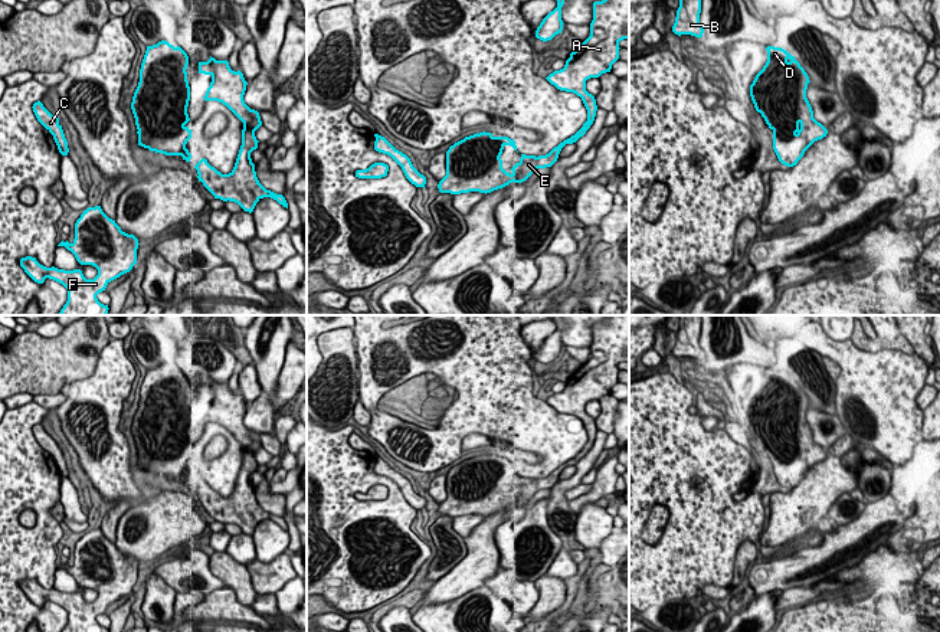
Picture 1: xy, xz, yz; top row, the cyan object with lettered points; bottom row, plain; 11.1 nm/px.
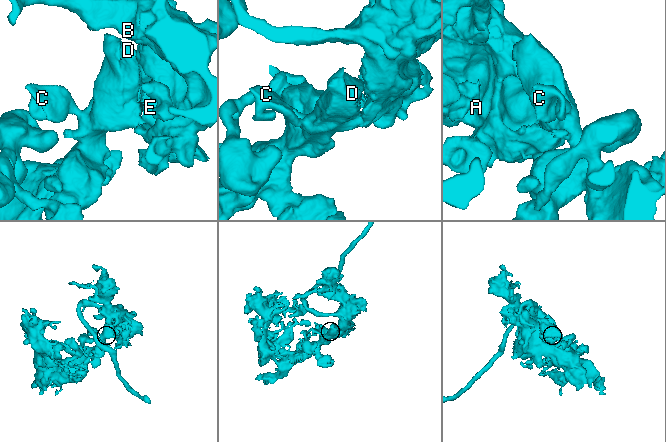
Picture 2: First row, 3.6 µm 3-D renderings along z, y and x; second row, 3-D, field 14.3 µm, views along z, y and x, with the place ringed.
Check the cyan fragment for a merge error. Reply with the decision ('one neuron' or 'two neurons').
one neuron

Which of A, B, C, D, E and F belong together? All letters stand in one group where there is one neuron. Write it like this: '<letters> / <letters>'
A B C D E F

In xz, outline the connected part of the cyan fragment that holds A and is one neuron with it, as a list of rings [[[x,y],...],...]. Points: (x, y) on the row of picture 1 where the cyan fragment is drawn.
[[[629,0],[595,1],[590,36],[570,53],[563,69],[546,78],[557,89],[582,98],[587,109],[587,121],[583,127],[546,155],[521,154],[511,174],[502,168],[500,157],[505,145],[517,151],[514,140],[494,137],[485,131],[465,137],[446,151],[446,176],[438,184],[439,191],[487,194],[512,181],[525,181],[537,168],[551,167],[561,148],[576,143],[593,124],[597,105],[595,96],[586,91],[586,81],[610,72],[612,65],[619,59],[619,42],[623,39],[629,39]]]

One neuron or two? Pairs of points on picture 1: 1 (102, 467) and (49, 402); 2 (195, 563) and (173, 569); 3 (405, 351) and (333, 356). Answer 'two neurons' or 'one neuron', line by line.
1: two neurons
2: one neuron
3: two neurons

